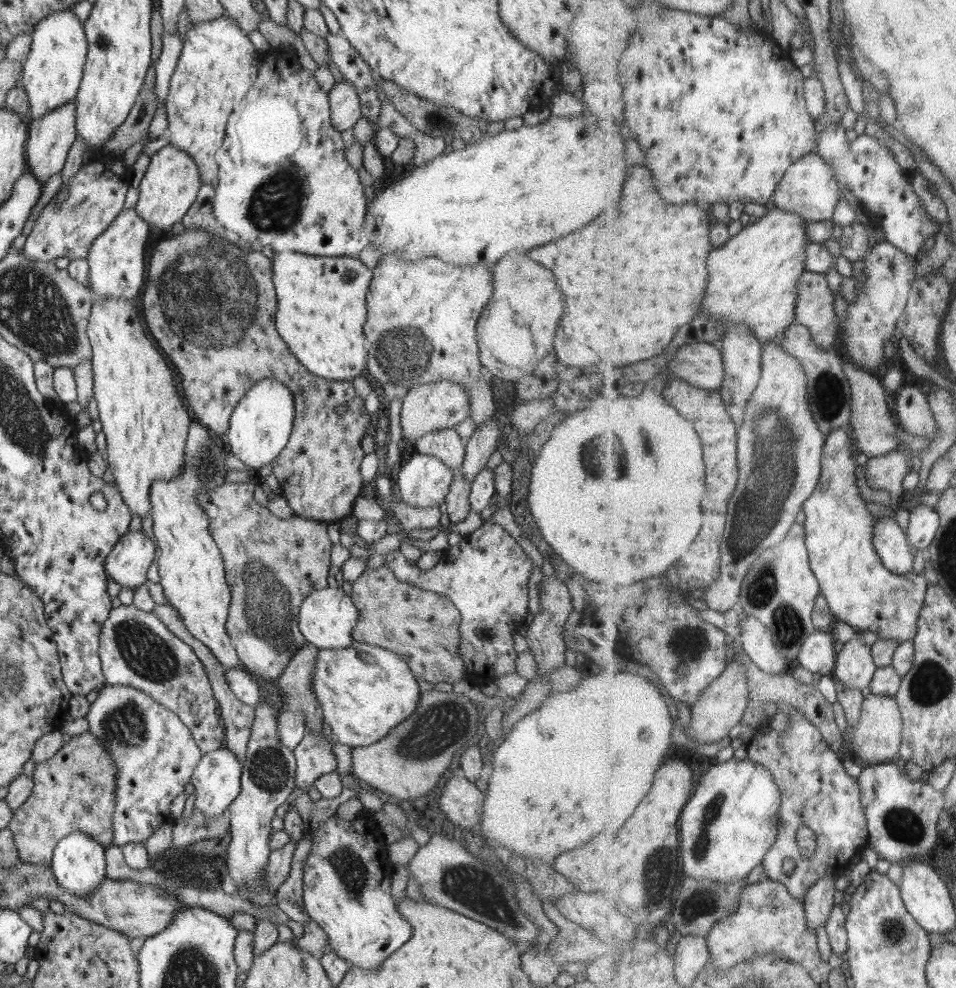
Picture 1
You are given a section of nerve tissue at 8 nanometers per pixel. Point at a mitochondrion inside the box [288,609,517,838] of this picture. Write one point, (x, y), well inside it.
(441, 725)

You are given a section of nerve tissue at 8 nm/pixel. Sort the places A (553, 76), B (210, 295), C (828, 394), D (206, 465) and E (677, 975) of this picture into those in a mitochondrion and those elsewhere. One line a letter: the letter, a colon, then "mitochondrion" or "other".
A: other
B: mitochondrion
C: mitochondrion
D: mitochondrion
E: other

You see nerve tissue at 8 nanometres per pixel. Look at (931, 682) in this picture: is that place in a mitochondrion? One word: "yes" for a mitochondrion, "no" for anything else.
yes

